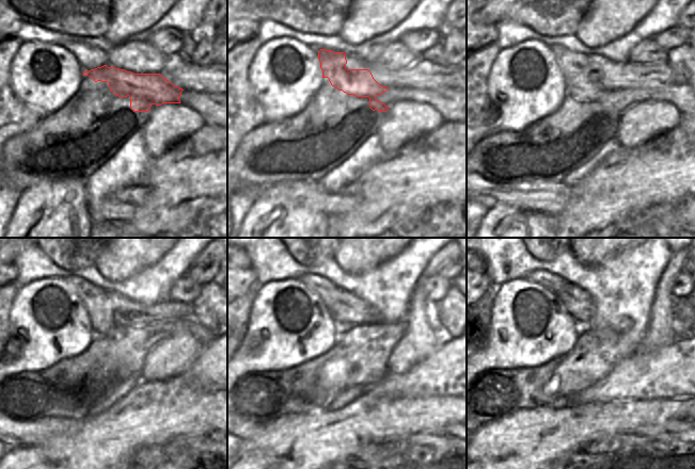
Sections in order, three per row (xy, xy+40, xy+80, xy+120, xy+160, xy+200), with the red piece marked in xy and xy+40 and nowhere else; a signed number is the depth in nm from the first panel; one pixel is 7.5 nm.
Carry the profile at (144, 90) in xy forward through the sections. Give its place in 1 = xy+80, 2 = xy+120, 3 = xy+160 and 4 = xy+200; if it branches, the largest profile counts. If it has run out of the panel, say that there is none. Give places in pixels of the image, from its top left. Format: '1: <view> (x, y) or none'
1: xy+80 (580, 84)
2: xy+120 (94, 298)
3: xy+160 (329, 293)
4: xy+200 (555, 284)

